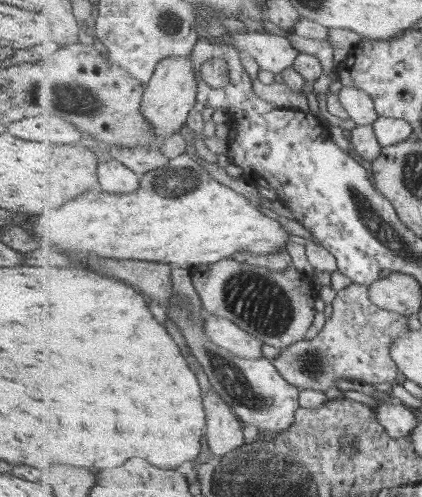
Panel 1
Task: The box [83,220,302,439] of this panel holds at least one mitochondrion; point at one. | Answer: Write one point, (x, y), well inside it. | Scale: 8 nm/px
(260, 302)

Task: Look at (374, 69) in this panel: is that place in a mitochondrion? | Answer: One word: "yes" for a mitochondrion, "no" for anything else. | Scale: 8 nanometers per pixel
no

